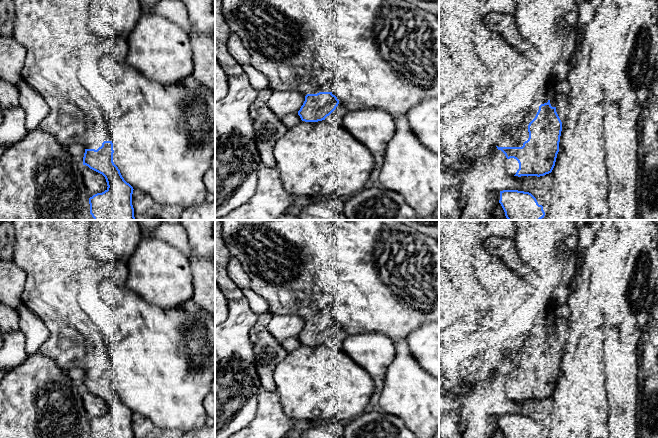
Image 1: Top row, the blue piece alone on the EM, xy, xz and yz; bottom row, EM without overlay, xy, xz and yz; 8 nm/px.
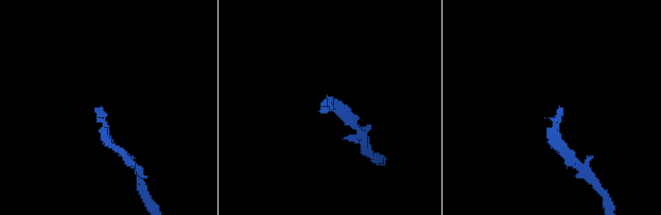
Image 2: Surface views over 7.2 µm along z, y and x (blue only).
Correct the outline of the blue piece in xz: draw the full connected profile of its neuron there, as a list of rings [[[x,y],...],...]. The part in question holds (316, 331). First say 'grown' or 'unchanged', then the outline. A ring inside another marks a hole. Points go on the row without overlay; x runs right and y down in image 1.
grown; [[[222,220],[222,239],[231,258],[240,261],[248,274],[250,289],[269,304],[270,314],[292,314],[301,317],[305,325],[298,335],[302,345],[325,344],[338,330],[339,324],[332,314],[331,299],[316,279],[317,267],[313,259],[317,256],[318,243],[322,239],[317,220]]]

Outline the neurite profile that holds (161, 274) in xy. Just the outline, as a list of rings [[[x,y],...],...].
[[[143,237],[127,265],[127,287],[148,303],[176,308],[192,299],[189,258],[163,239]]]

